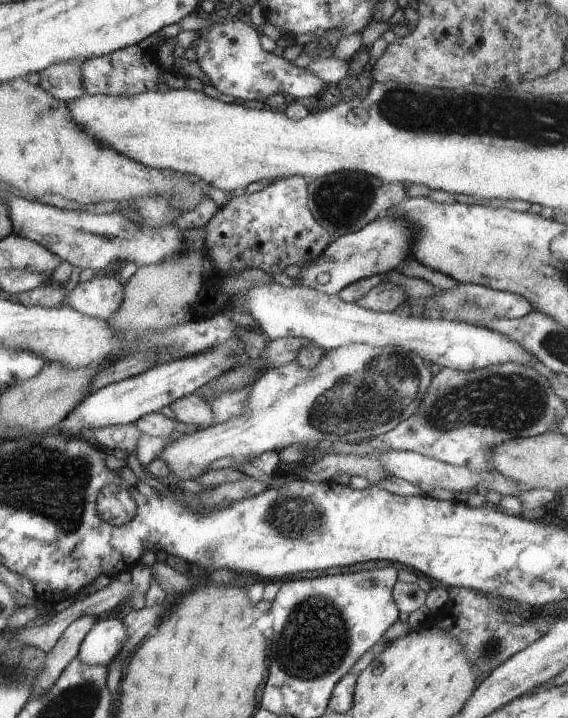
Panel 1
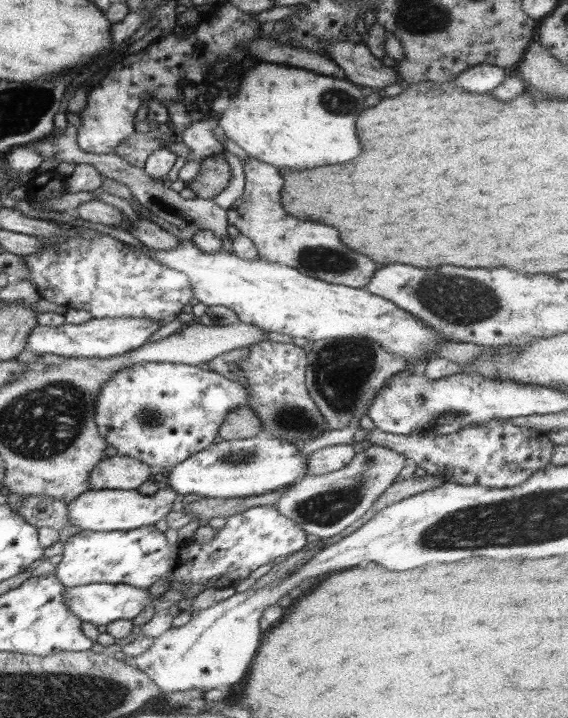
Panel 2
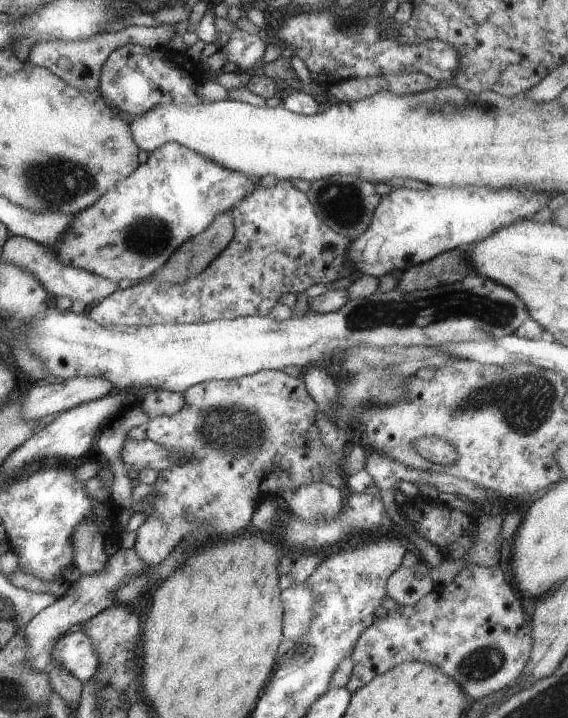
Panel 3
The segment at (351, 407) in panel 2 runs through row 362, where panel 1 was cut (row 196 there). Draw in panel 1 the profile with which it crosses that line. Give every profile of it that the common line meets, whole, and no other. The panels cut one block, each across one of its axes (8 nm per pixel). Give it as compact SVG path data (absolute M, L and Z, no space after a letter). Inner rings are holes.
M359 172L332 173L320 178L316 192L312 194L312 202L308 202L310 212L330 232L331 240L356 232L374 218L384 216L387 210L402 202L406 198L406 188L410 185L404 183L390 184L380 179L370 177ZM320 186L320 190L318 190ZM320 202L320 204L318 204Z

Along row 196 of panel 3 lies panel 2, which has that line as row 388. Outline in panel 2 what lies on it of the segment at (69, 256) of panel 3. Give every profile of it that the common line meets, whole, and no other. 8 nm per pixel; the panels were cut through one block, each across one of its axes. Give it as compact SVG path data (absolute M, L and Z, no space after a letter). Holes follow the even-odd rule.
M133 364L115 372L101 386L94 420L100 436L118 450L118 455L140 460L155 470L168 470L208 448L227 414L241 406L249 407L250 401L251 394L238 381L203 366Z

